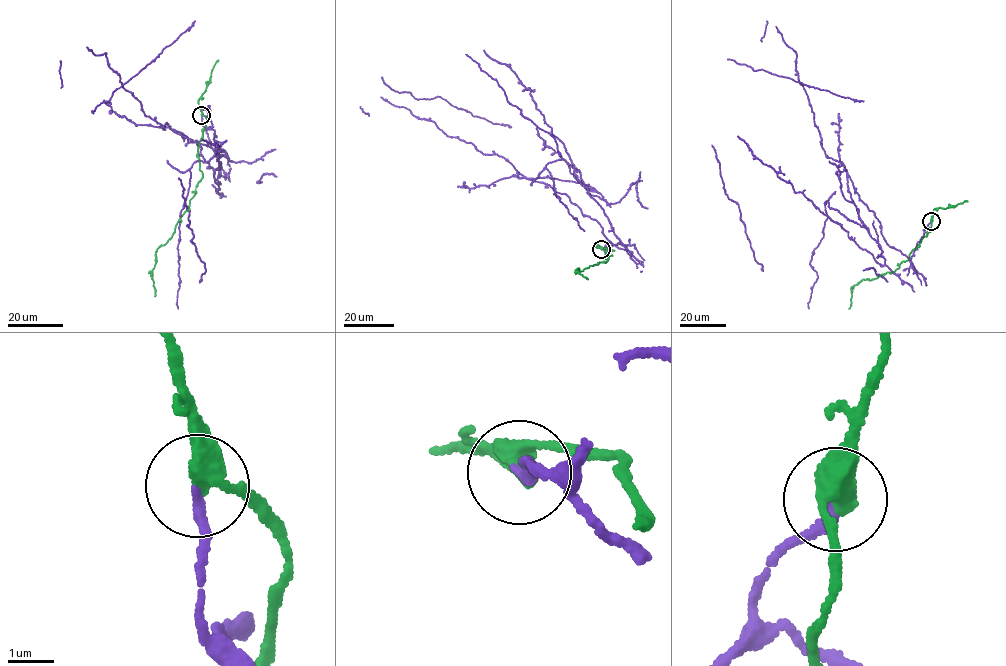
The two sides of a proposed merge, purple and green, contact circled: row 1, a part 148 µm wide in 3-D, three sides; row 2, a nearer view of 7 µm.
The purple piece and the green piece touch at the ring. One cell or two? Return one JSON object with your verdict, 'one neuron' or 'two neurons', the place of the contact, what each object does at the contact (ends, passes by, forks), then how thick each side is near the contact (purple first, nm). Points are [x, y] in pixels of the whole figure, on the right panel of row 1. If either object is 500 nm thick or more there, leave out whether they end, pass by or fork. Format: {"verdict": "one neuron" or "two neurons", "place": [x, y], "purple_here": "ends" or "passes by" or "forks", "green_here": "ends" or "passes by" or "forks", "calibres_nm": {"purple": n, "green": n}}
{"verdict": "two neurons", "place": [931, 221], "purple_here": "ends", "green_here": "passes by", "calibres_nm": {"purple": 240, "green": 400}}

